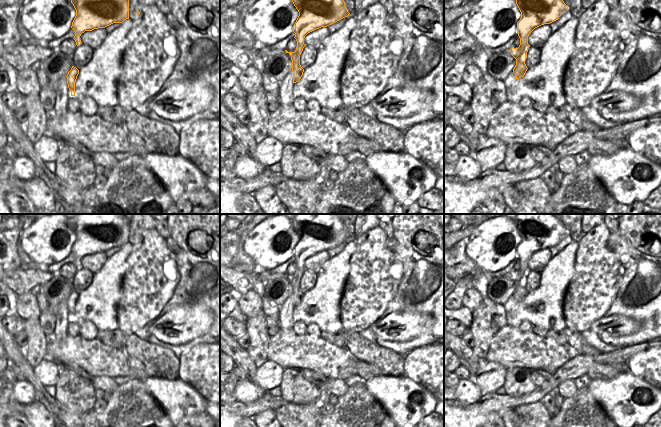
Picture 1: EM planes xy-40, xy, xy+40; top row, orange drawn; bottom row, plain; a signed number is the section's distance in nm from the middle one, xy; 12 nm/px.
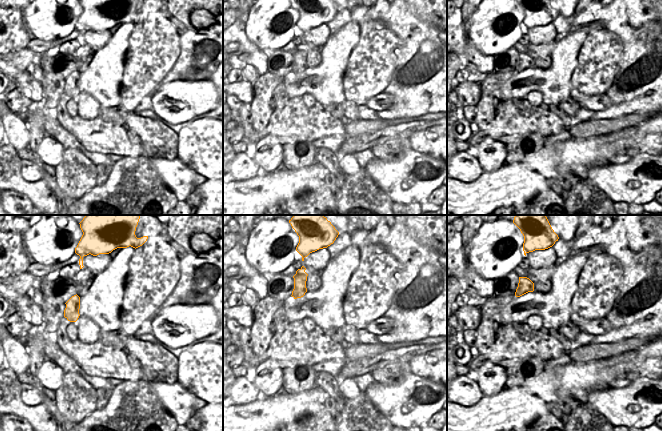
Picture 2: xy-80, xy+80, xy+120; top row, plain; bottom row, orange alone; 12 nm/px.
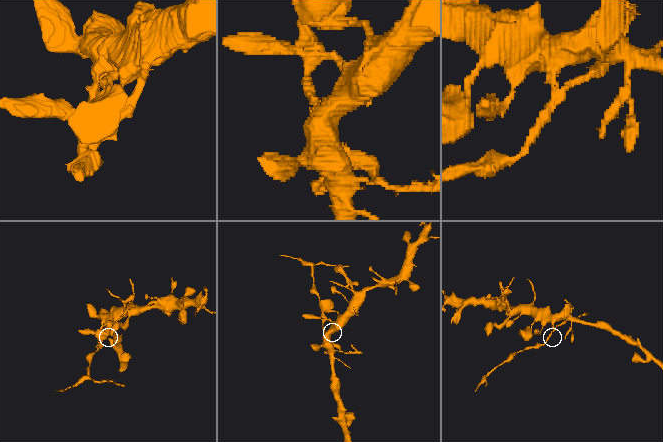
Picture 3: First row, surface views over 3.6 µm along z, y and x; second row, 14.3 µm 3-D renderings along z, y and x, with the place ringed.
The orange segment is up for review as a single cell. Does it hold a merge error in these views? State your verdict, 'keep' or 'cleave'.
cleave

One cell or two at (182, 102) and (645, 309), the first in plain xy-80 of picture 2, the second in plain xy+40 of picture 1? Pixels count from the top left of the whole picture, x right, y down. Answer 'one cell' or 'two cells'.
two cells

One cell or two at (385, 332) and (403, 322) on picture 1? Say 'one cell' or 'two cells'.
one cell

